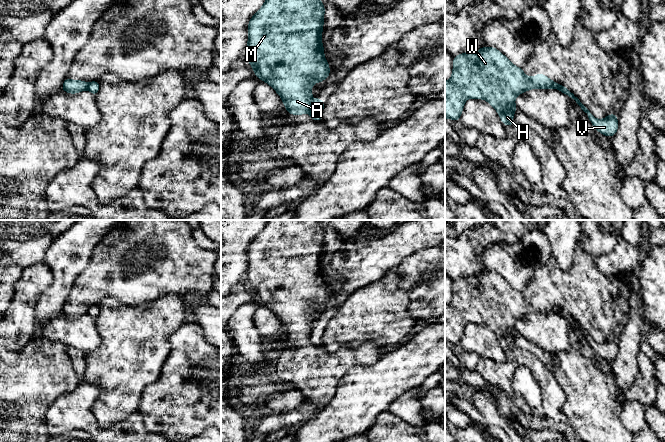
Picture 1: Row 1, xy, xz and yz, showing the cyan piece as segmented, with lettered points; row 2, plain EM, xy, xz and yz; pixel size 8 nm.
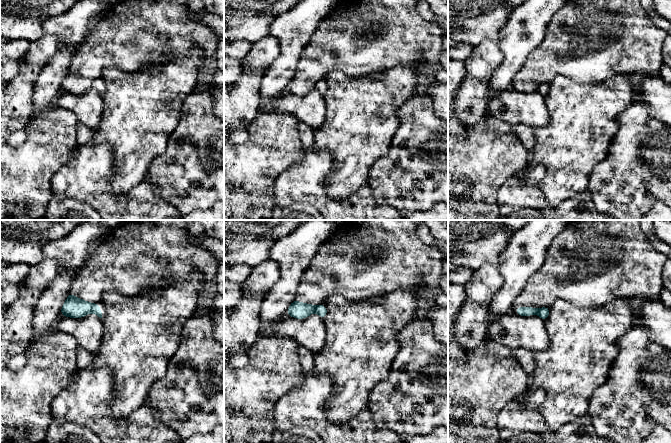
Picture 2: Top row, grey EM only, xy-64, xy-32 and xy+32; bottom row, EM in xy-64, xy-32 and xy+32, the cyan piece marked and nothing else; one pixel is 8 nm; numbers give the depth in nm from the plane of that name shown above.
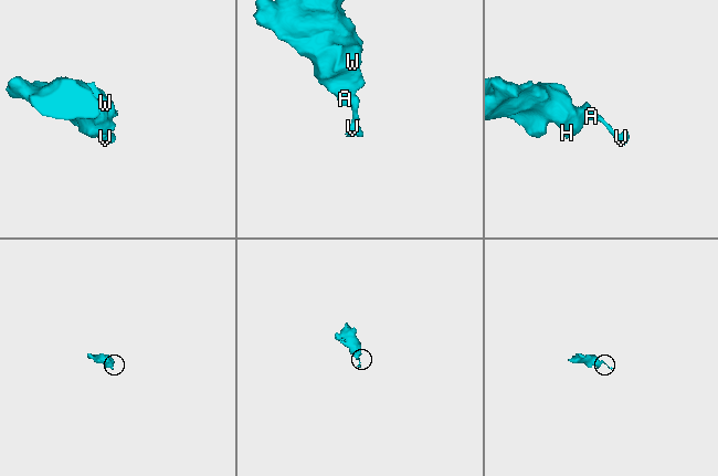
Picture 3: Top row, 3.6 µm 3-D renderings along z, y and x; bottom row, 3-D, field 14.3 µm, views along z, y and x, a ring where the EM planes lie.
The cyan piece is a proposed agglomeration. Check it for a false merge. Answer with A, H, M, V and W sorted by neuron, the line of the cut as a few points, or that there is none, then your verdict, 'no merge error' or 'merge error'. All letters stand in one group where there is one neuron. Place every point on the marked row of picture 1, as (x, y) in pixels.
A H M W / V | xy (88, 83), (86, 89) | merge error

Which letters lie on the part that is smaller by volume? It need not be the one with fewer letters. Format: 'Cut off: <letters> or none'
Cut off: V

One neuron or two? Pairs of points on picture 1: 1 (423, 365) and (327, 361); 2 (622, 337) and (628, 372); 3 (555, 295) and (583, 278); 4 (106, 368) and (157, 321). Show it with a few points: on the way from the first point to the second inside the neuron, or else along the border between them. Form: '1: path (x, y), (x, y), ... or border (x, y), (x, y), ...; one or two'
1: border (391, 348), (374, 363), (355, 365), (351, 368); two
2: path (627, 346), (627, 363); one
3: path (564, 295), (573, 295), (581, 287); one
4: path (119, 358), (144, 333); one

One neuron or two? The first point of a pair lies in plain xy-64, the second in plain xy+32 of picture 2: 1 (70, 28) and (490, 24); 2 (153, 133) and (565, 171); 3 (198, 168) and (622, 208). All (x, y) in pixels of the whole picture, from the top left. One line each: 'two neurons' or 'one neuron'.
1: two neurons
2: one neuron
3: one neuron

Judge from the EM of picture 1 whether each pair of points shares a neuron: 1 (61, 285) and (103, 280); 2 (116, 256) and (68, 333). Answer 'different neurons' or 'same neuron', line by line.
1: different neurons
2: different neurons

